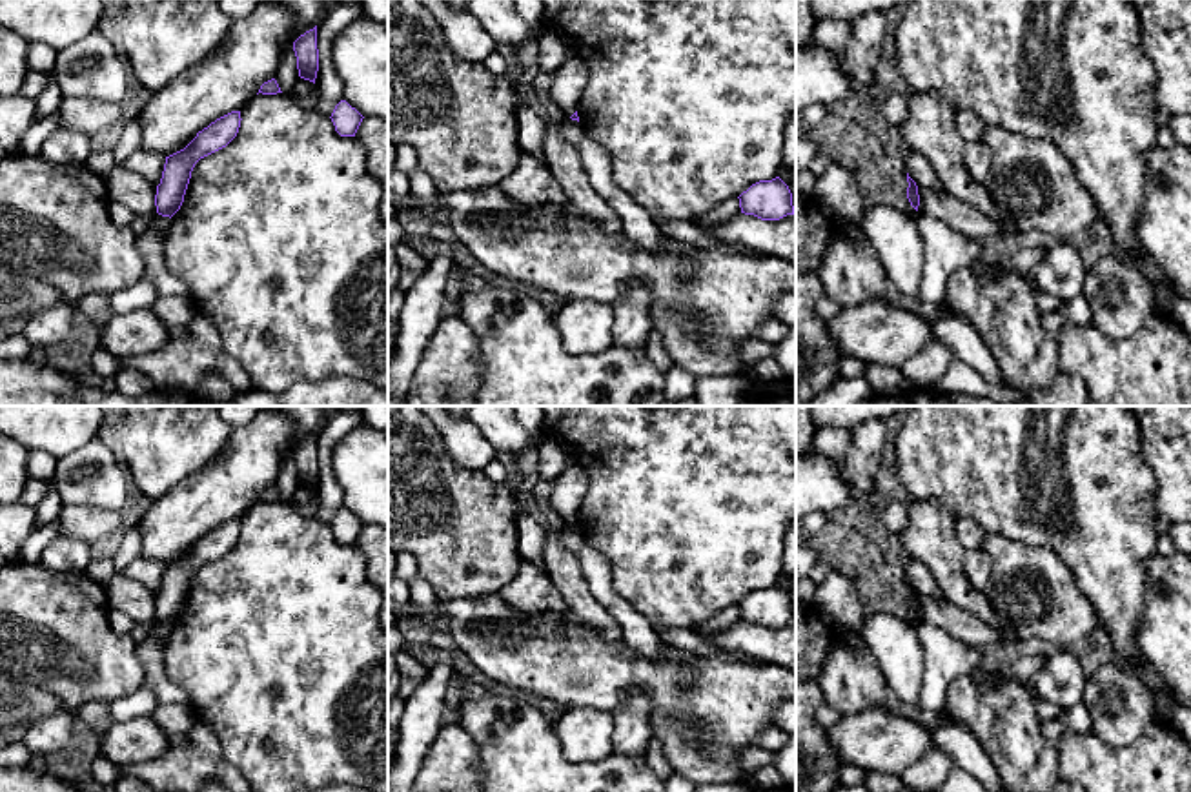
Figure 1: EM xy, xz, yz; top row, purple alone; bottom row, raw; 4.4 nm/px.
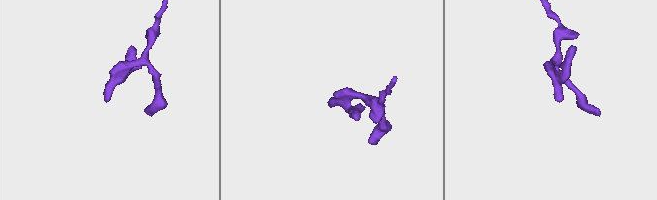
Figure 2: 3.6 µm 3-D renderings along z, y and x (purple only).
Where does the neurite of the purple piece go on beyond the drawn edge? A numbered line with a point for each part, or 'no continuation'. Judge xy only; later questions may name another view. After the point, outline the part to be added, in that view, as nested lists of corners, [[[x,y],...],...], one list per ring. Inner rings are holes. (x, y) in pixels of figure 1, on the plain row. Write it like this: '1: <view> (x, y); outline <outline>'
no continuation

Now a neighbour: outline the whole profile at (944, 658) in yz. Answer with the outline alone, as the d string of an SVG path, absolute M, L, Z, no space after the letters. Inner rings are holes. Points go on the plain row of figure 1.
M916 623L916 634L923 648L923 681L916 706L927 712L942 712L949 685L960 677L982 668L982 654L952 639L945 630Z

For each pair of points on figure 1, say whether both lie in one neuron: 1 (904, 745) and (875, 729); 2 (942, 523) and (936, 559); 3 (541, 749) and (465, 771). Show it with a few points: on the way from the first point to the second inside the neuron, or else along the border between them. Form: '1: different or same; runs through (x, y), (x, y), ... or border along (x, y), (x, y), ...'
1: same; runs through (896, 741), (887, 741), (882, 736)
2: same; runs through (936, 532), (936, 550)
3: different; border along (461, 729), (476, 747), (481, 772)

